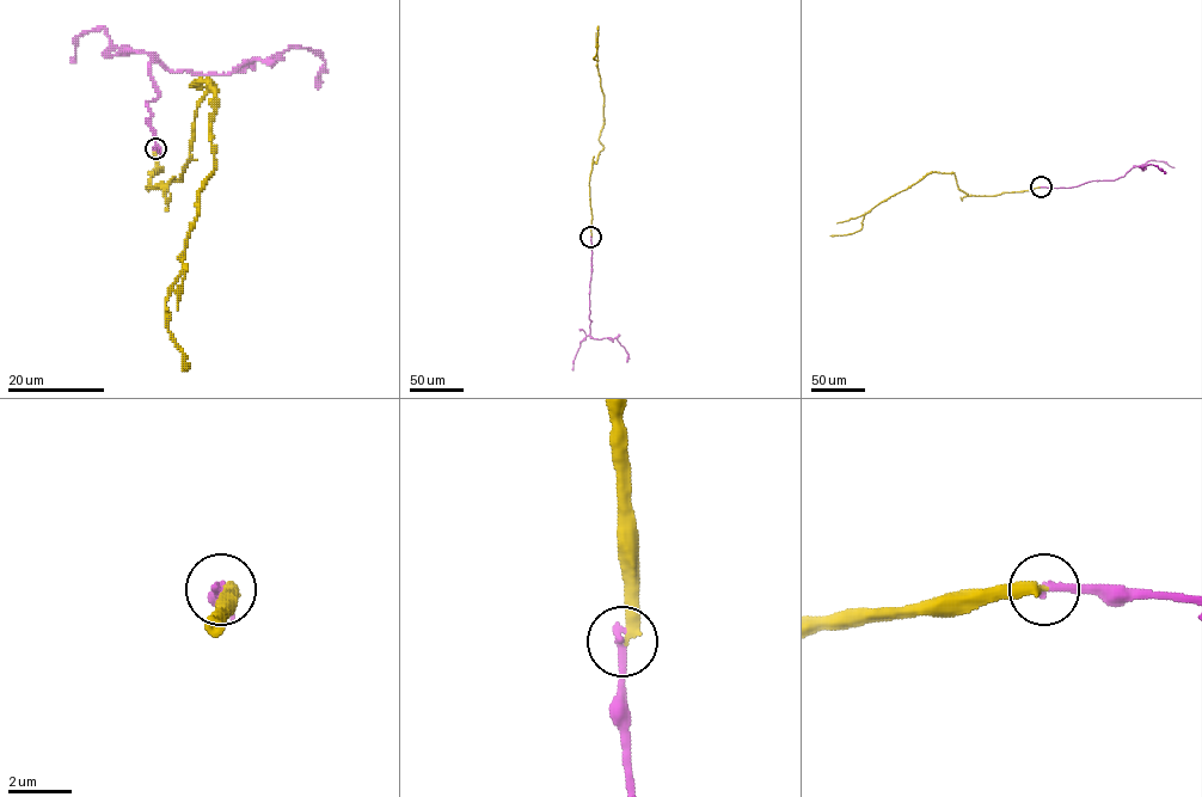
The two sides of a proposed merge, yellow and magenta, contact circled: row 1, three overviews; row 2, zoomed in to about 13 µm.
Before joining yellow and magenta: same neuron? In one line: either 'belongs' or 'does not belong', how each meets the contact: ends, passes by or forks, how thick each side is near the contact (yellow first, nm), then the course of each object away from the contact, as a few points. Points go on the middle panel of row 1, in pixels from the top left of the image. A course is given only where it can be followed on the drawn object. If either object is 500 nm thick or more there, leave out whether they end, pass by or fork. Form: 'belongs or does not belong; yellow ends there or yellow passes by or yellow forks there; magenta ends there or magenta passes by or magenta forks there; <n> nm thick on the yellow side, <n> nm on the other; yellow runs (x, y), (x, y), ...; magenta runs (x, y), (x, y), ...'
does not belong; yellow ends there; magenta ends there; 360 nm thick on the yellow side, 280 nm on the other; yellow runs (590, 237), (589, 177), (603, 149), (599, 140), (605, 122), (603, 97), (593, 57), (598, 26); magenta runs (590, 237), (589, 335), (599, 339), (615, 338), (629, 354), (627, 362)

